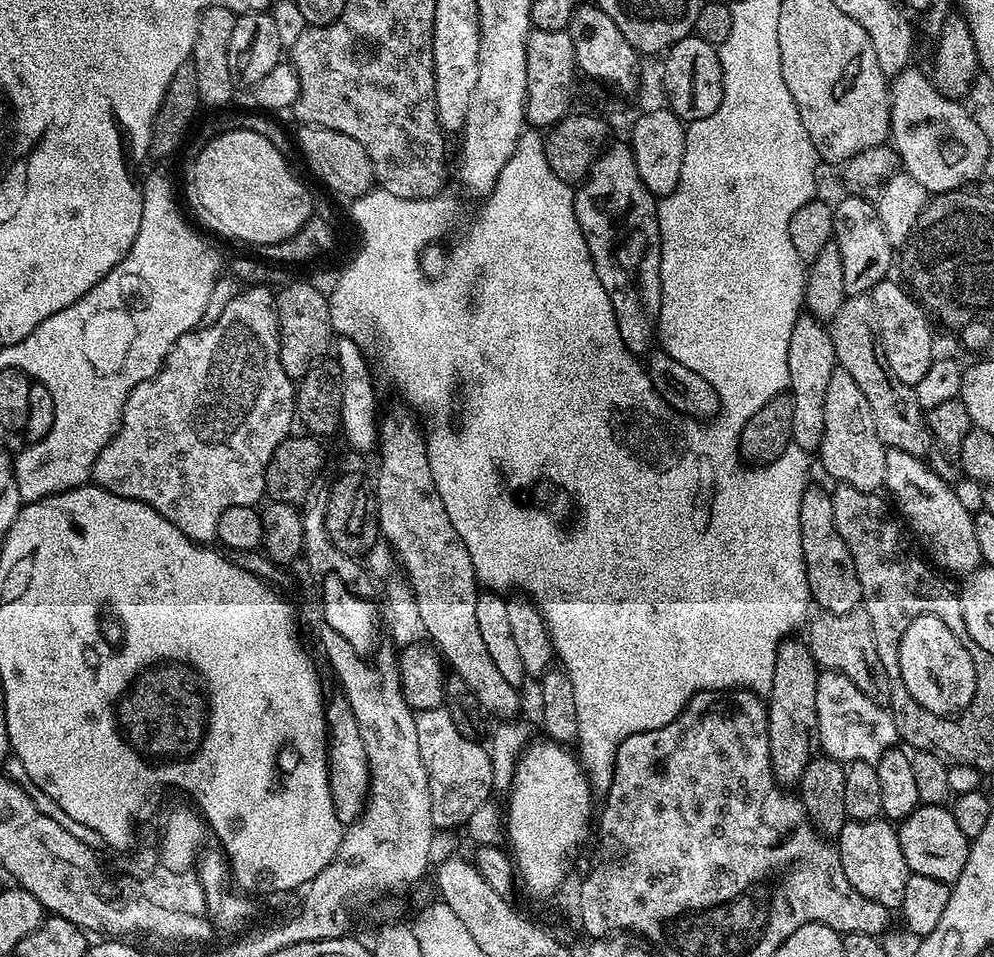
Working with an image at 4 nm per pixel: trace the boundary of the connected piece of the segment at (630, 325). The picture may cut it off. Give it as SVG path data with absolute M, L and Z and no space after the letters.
M627 147L605 151L592 165L591 172L575 189L576 221L588 243L588 249L598 274L598 282L610 298L610 306L616 315L618 334L622 342L634 354L647 353L653 347L652 339L658 336L662 282L660 281L660 234L657 216L657 197L643 184Z

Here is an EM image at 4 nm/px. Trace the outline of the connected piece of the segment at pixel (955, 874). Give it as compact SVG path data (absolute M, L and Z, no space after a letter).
M921 804L906 819L899 821L898 831L909 873L938 878L938 882L949 886L956 883L968 861L970 842L966 834L962 834L958 822L954 822L952 811L938 804Z

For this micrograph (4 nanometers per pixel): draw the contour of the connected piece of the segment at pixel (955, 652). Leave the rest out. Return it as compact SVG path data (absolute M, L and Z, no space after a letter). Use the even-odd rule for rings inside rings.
M932 613L914 618L901 636L899 679L904 682L903 689L930 713L939 716L957 715L970 704L976 693L977 672L974 670L971 649L967 645L965 647L960 639L957 633ZM926 646L932 646L932 668Z

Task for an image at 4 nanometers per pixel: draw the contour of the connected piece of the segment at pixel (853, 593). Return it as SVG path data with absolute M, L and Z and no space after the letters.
M809 486L802 494L802 506L800 507L800 541L802 542L802 554L804 555L804 569L808 575L808 590L811 599L825 613L837 616L847 612L857 611L861 607L862 586L858 582L858 570L854 570L854 562L842 534L838 534L838 526L834 526L834 506L832 497L827 491Z

